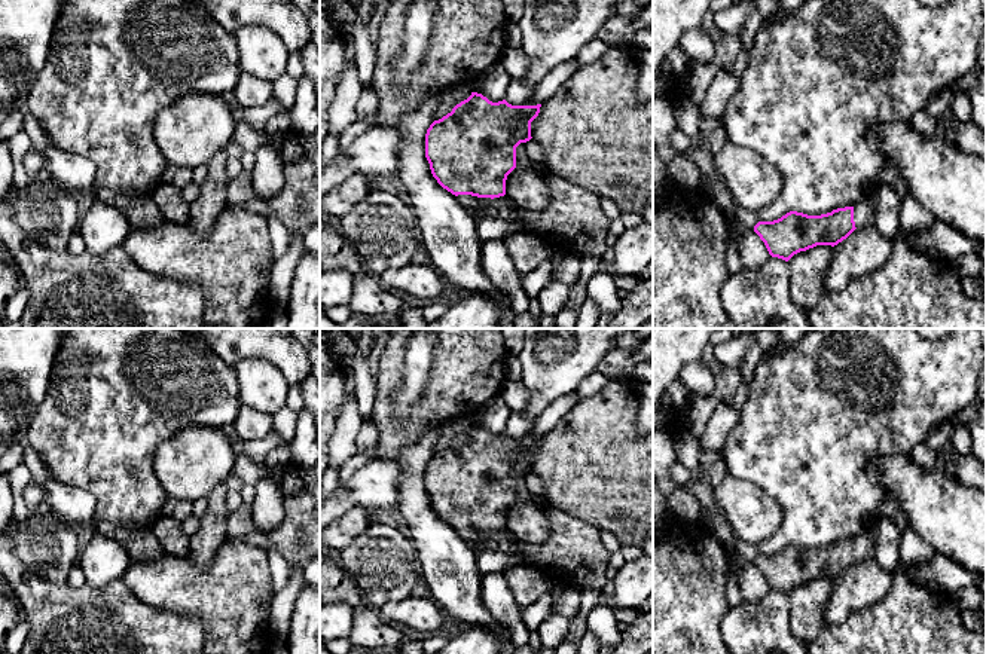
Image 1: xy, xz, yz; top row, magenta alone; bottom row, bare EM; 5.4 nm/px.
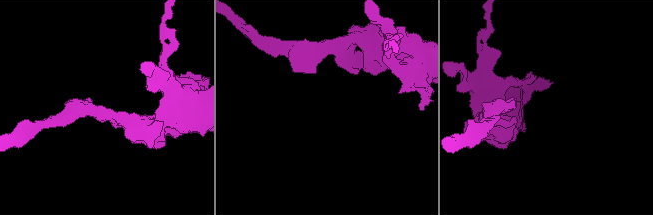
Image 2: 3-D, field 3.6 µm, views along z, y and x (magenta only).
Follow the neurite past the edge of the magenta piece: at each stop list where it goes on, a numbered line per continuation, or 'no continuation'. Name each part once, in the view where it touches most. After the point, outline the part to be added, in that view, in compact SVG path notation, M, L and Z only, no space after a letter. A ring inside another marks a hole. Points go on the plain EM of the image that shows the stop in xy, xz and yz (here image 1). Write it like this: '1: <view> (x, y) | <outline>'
1: xz (473, 537) | M458 528L458 535L476 551L480 551L480 544L491 537L491 531L477 531L471 528Z

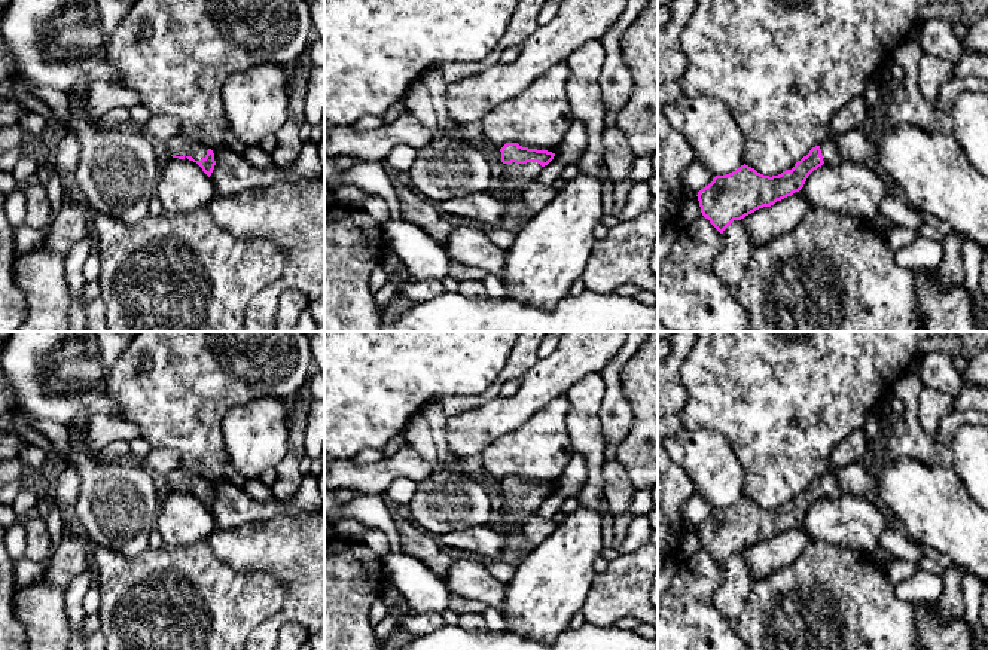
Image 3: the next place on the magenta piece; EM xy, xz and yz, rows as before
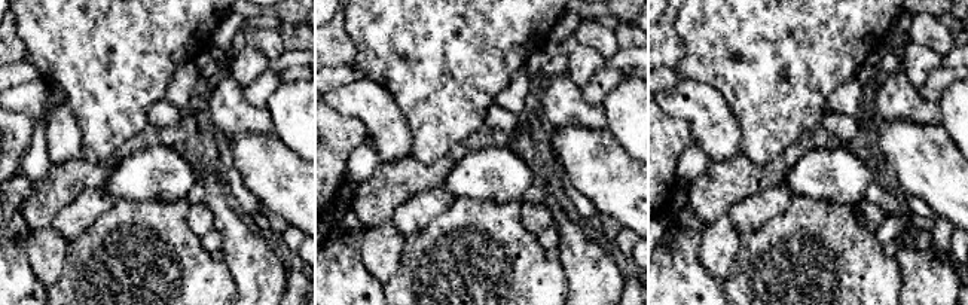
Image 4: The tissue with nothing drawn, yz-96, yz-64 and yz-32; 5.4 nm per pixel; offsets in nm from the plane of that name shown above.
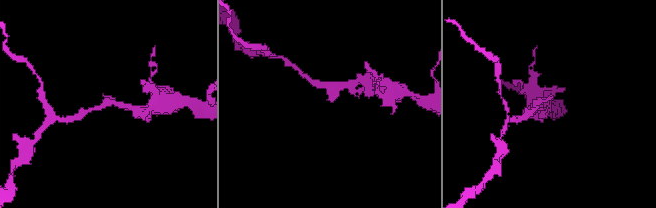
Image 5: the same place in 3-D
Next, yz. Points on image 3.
1: yz (831, 487) | M827 472L820 477L824 497L839 498L844 492L835 474Z

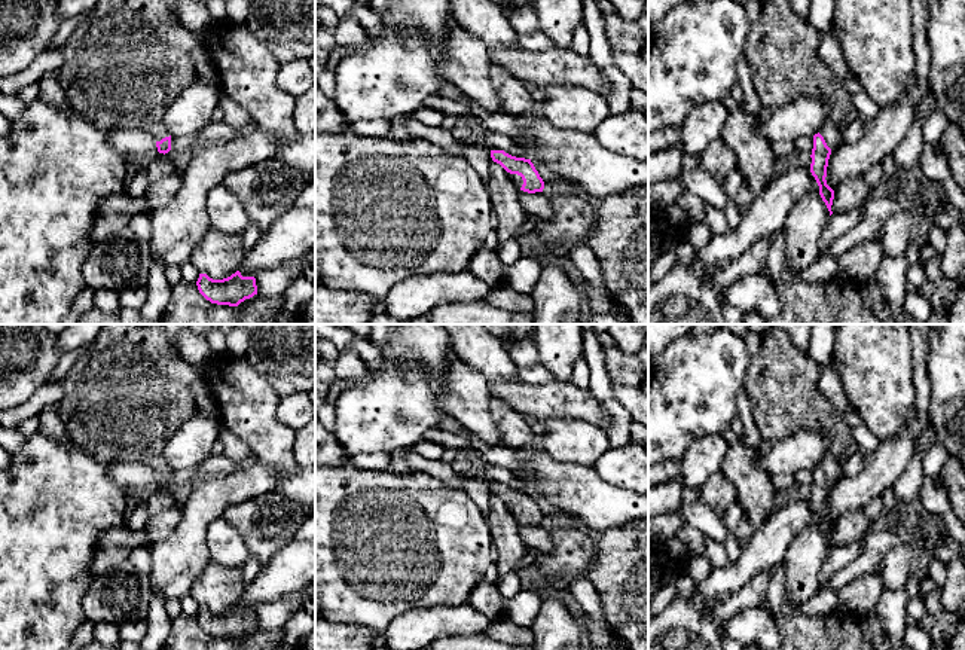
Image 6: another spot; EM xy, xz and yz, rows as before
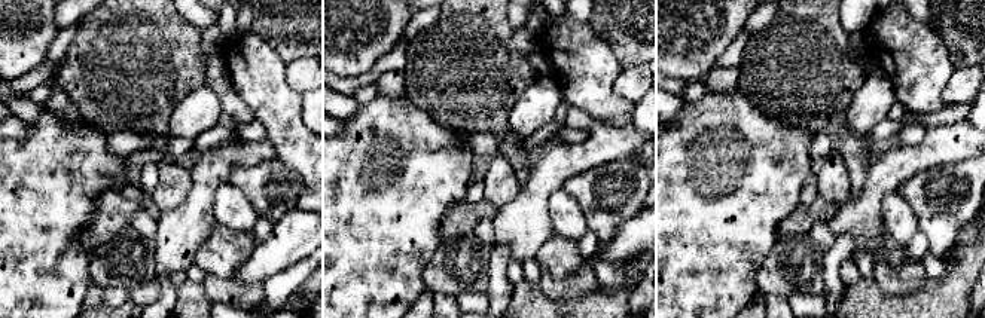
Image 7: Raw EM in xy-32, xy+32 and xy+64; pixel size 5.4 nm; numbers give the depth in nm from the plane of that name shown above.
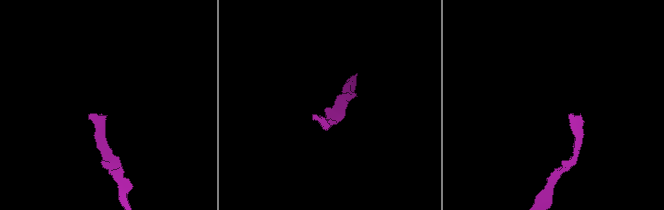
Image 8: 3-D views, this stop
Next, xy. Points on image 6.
1: xy (122, 402) | M103 324L88 354L61 381L62 397L55 403L68 440L103 464L141 463L156 474L170 470L164 449L174 433L196 412L192 384L196 367L172 350L165 324Z

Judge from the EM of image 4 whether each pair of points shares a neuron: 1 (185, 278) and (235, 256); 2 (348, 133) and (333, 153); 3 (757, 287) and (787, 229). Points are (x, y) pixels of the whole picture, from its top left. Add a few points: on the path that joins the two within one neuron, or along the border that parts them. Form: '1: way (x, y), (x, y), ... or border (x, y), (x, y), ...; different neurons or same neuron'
1: border (223, 259), (237, 289); different neurons
2: way (344, 137), (333, 149); same neuron
3: way (772, 273), (787, 258), (787, 244); same neuron

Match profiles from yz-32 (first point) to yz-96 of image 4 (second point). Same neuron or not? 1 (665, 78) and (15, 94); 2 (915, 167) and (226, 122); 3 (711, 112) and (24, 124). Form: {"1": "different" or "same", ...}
{"1": "different", "2": "different", "3": "different"}

